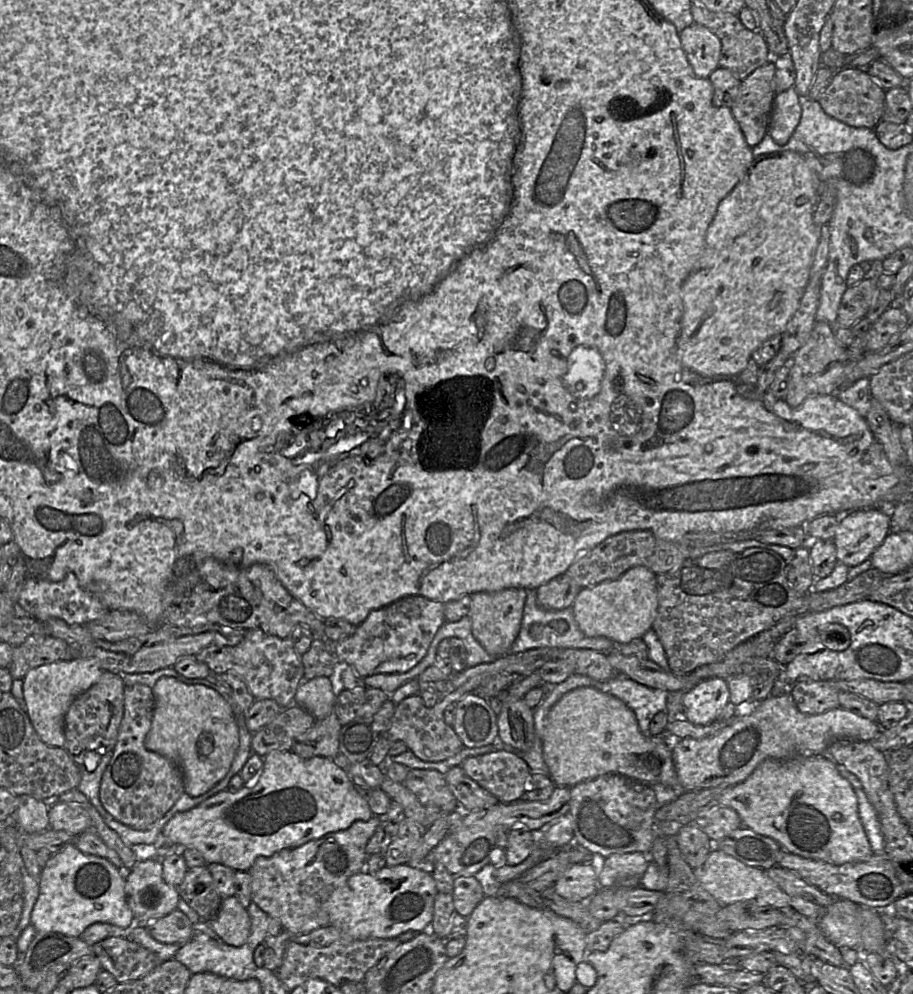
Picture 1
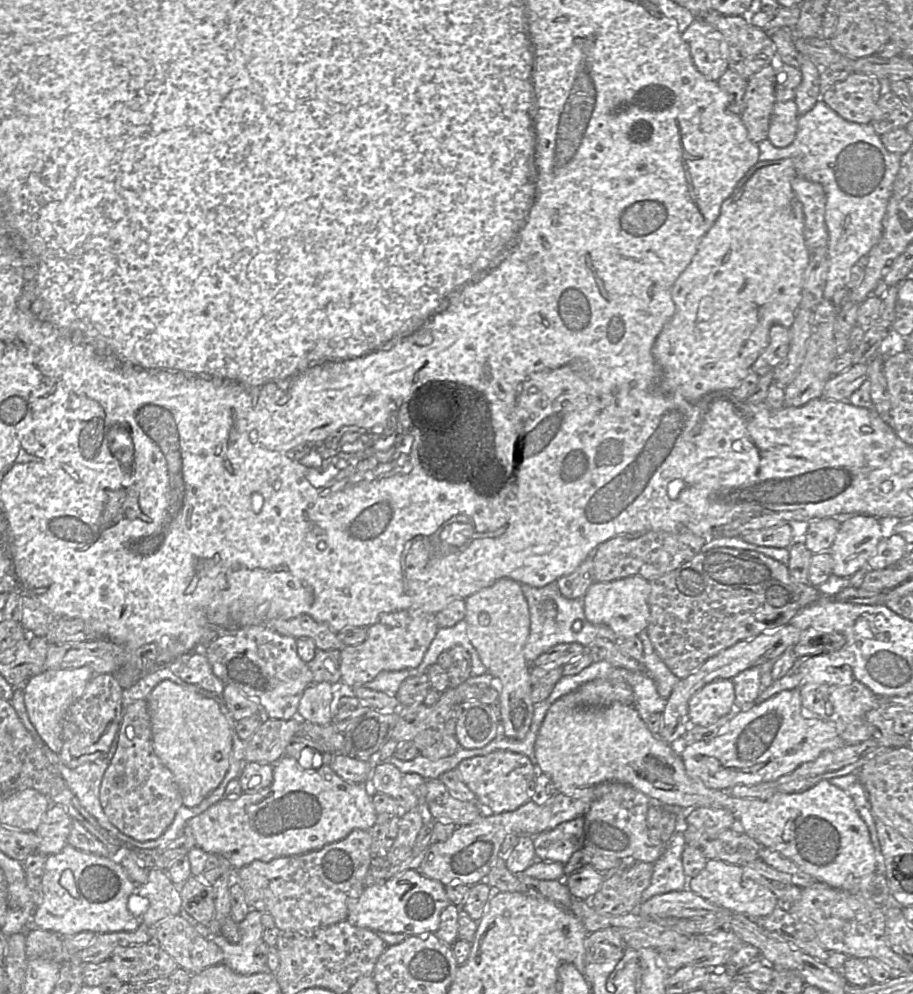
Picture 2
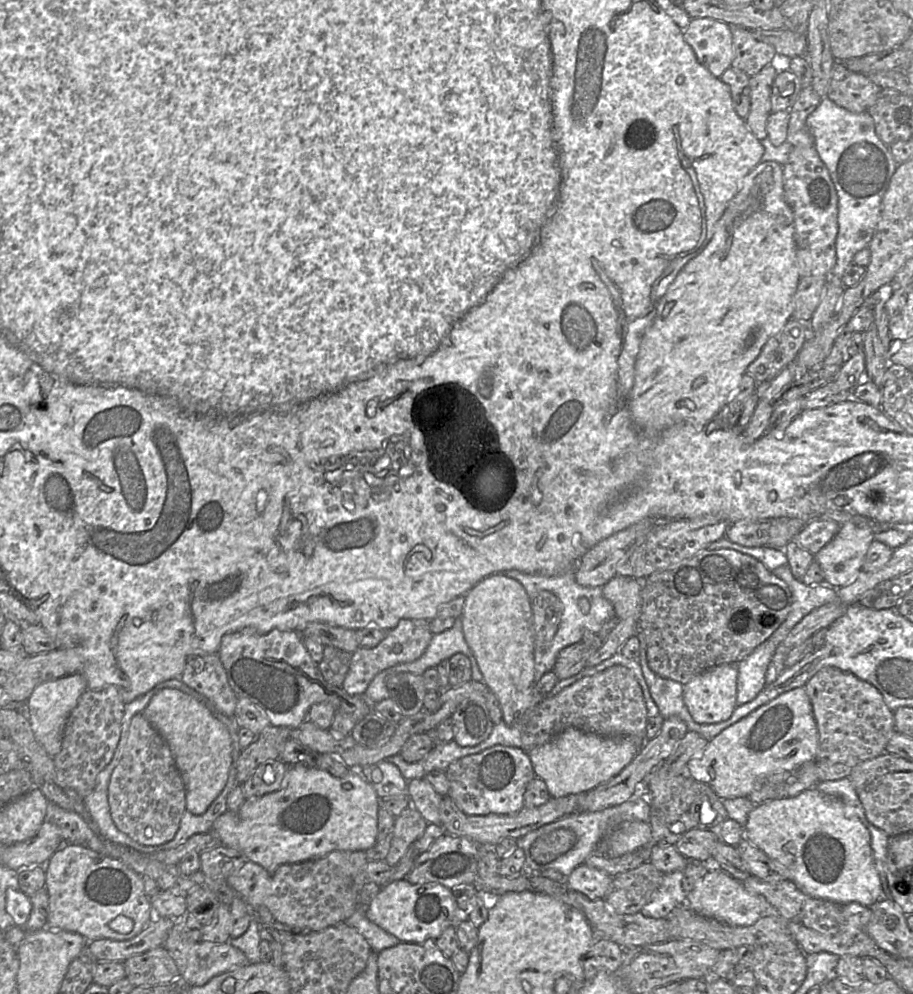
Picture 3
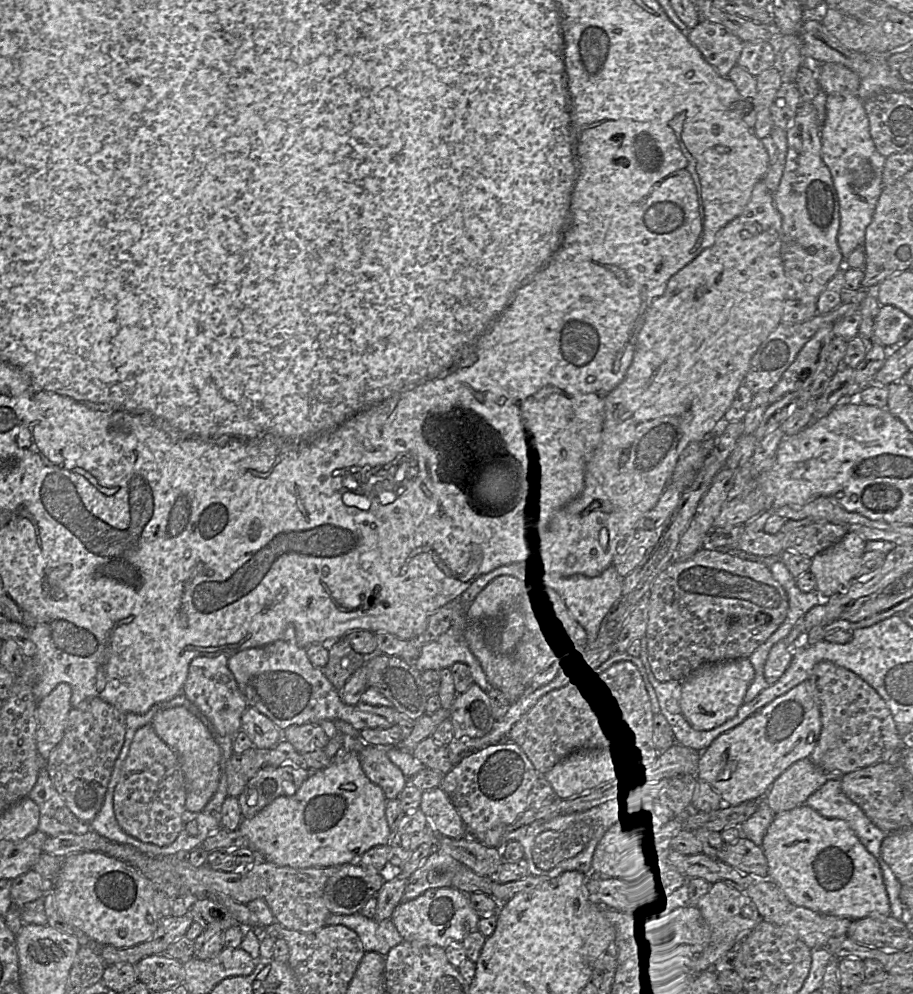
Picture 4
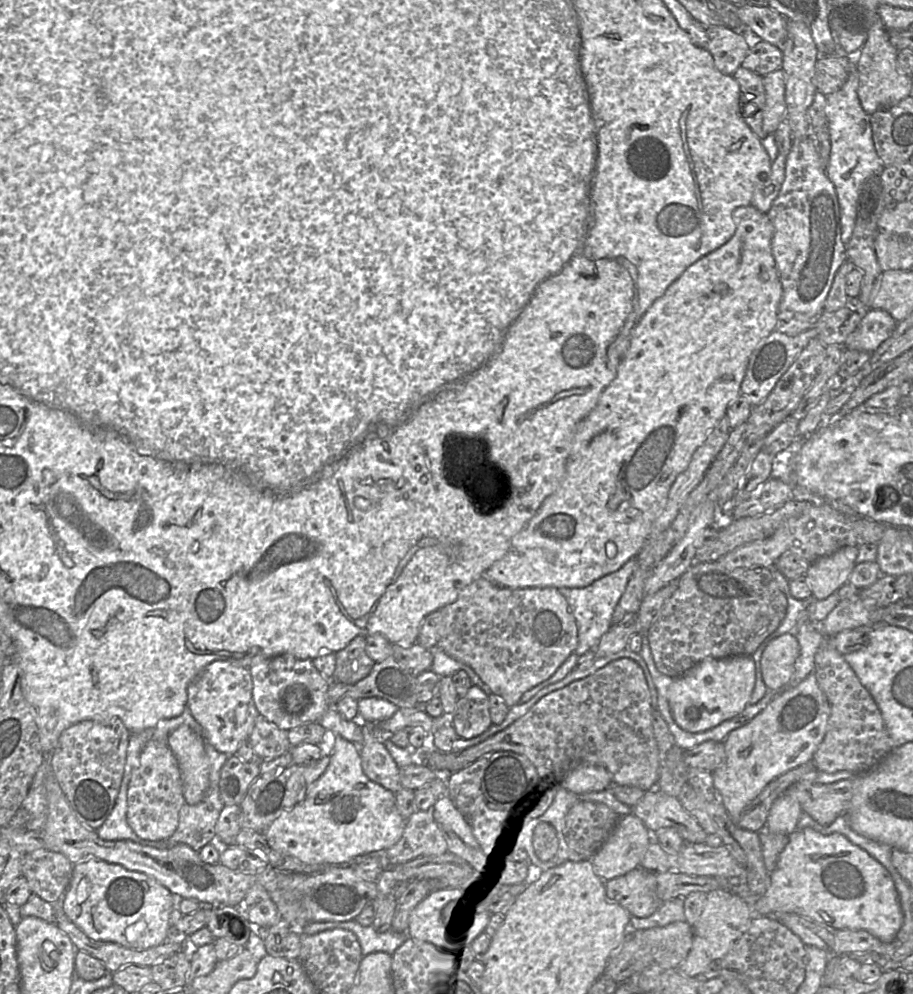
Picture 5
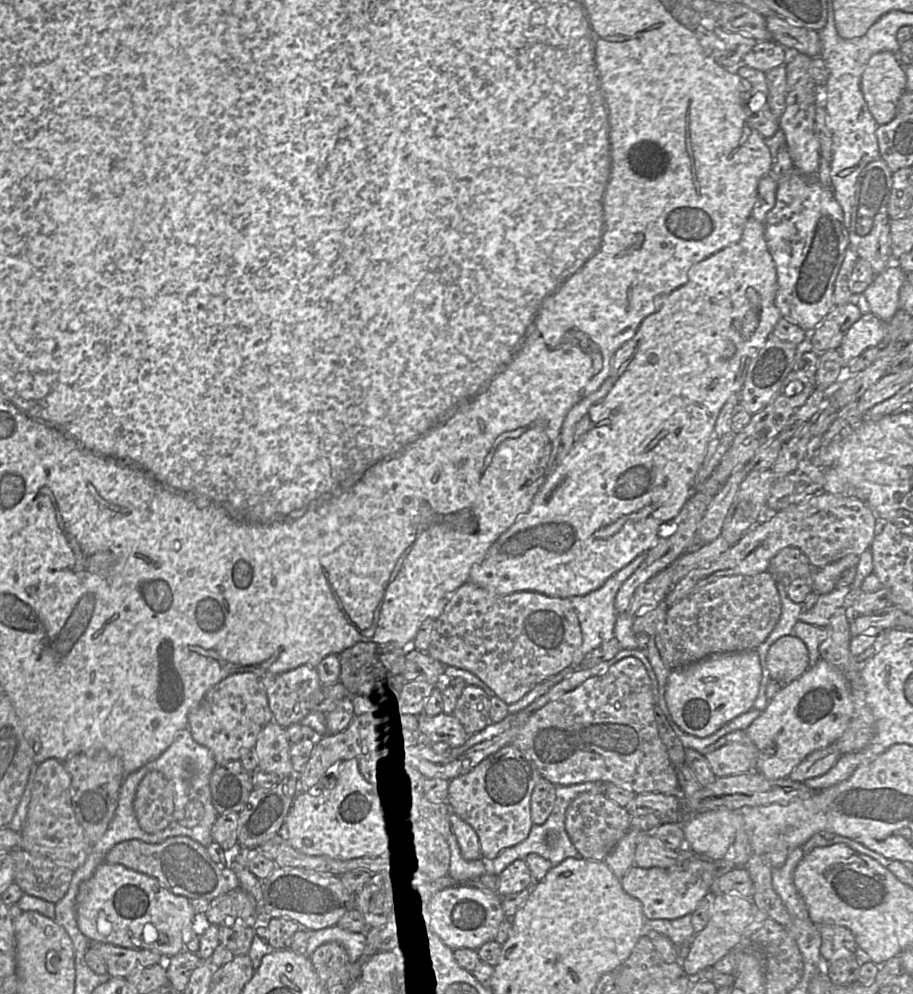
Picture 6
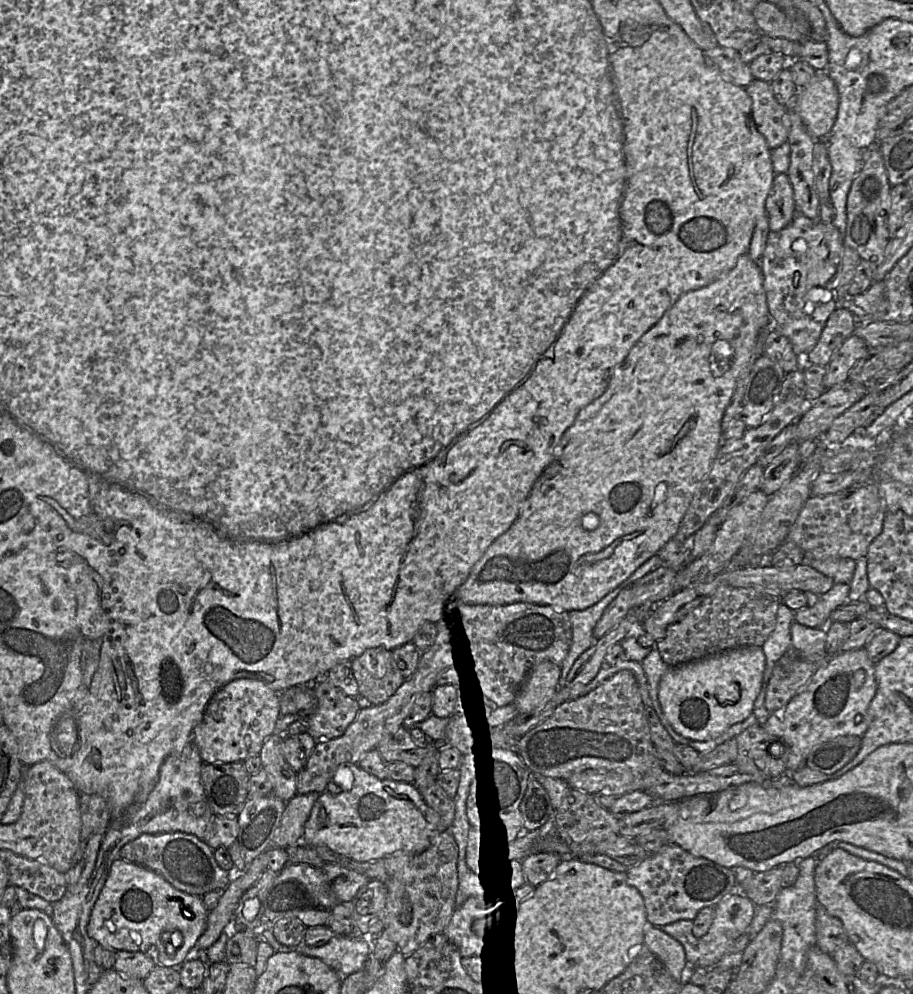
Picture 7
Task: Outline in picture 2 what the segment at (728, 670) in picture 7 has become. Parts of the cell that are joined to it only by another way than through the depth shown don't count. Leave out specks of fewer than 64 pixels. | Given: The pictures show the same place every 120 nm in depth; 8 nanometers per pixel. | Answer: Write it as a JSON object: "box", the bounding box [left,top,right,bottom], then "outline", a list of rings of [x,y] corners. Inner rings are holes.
{"box":[688,679,734,726],"outline":[[[731,679],[706,684],[695,692],[688,704],[690,724],[708,726],[728,713],[734,713],[734,685]]]}

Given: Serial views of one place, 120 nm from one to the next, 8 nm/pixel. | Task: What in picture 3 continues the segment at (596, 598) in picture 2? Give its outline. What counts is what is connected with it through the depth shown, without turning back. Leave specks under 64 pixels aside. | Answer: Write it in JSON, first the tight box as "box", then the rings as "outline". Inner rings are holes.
{"box":[603,576,642,621],"outline":[[[615,576],[603,587],[603,595],[615,610],[617,618],[638,621],[642,611],[642,582],[630,576]]]}

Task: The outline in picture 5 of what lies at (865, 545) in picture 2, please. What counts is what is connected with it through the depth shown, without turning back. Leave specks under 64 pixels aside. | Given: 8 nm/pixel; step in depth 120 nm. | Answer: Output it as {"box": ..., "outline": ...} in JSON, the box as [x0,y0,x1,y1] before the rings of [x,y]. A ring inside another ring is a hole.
{"box":[805,546,858,600],"outline":[[[845,546],[810,563],[805,576],[812,598],[823,600],[846,583],[856,565],[858,546]]]}

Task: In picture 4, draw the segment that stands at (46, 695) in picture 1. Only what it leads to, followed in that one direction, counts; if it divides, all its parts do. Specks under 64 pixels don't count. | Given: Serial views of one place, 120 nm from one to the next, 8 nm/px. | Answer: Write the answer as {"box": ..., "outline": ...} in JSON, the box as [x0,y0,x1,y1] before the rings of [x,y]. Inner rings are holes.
{"box":[37,683,72,762],"outline":[[[60,683],[37,704],[37,749],[46,762],[64,736],[68,715],[72,708],[71,695],[71,686]]]}

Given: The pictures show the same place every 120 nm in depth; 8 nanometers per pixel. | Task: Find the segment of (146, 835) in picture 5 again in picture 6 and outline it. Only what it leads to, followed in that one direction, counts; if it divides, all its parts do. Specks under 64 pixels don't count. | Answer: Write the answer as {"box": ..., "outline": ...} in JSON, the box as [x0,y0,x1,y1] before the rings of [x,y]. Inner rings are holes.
{"box":[133,771,173,833],"outline":[[[157,771],[148,772],[140,781],[133,802],[139,826],[146,833],[166,828],[173,814],[173,785]]]}

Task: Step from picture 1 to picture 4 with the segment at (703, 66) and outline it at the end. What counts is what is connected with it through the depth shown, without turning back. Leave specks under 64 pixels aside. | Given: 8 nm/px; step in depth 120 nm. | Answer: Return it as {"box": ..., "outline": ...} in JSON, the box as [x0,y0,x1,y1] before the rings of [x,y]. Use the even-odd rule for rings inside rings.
{"box":[687,20,743,77],"outline":[[[706,20],[688,30],[687,38],[722,77],[727,77],[729,71],[737,65],[743,48],[741,39],[725,27]]]}

